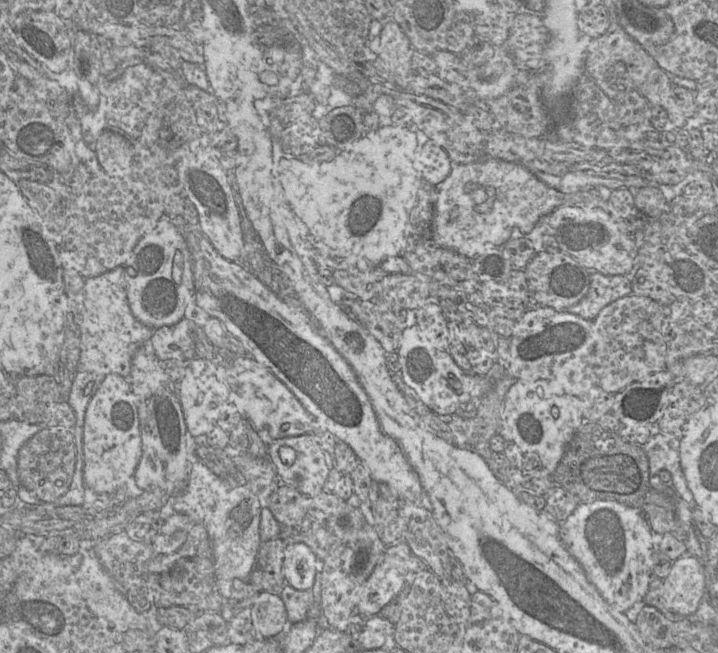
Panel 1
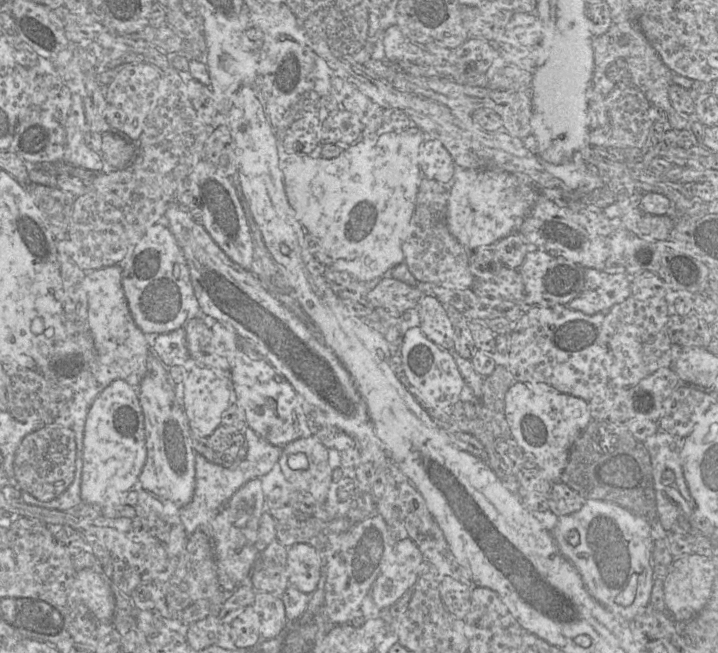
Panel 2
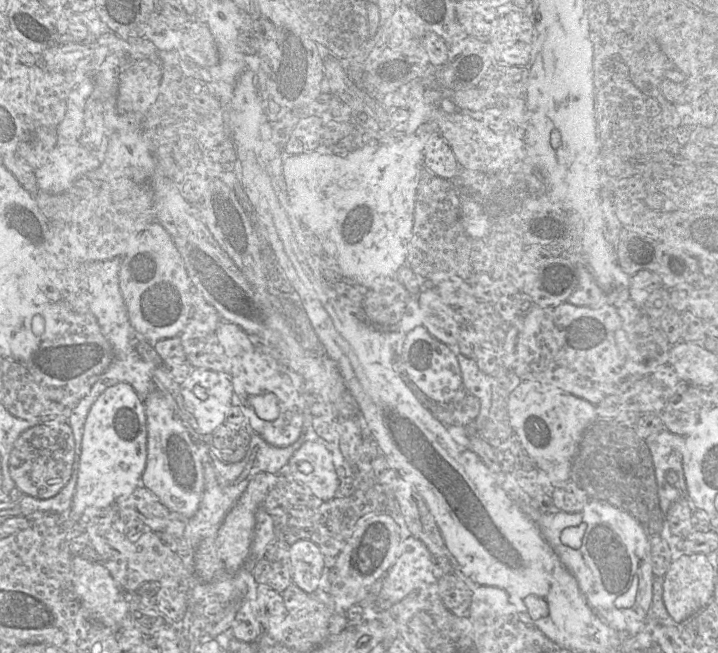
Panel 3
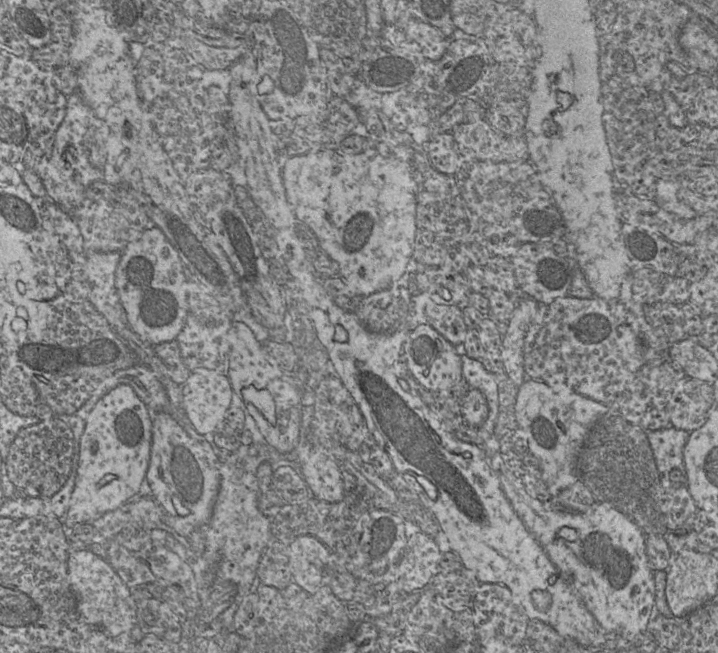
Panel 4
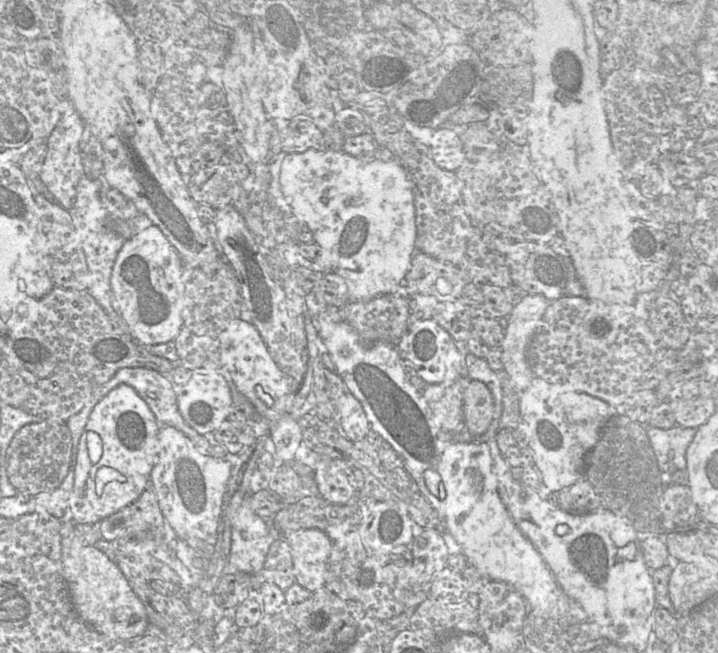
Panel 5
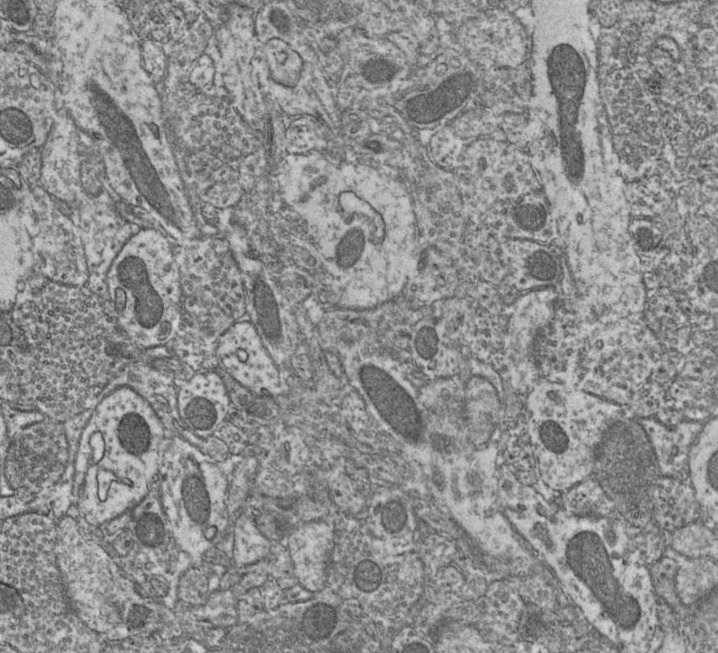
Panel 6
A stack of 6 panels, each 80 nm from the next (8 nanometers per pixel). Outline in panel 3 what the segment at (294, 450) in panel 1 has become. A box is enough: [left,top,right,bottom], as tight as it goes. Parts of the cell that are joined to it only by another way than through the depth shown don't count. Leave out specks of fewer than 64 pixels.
[286,441,340,501]

